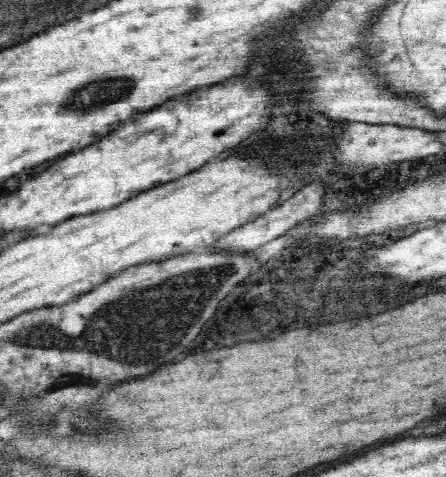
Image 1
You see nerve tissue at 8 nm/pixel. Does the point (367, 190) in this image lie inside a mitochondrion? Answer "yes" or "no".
no

